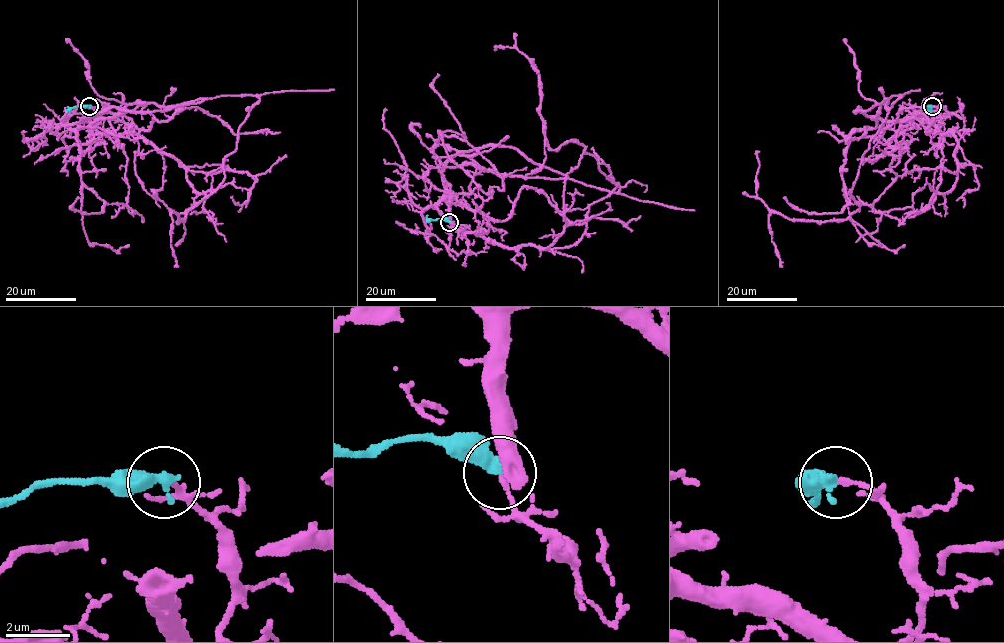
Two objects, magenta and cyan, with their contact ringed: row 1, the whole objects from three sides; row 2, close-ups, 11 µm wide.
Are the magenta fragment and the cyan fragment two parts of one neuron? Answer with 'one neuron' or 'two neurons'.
two neurons

